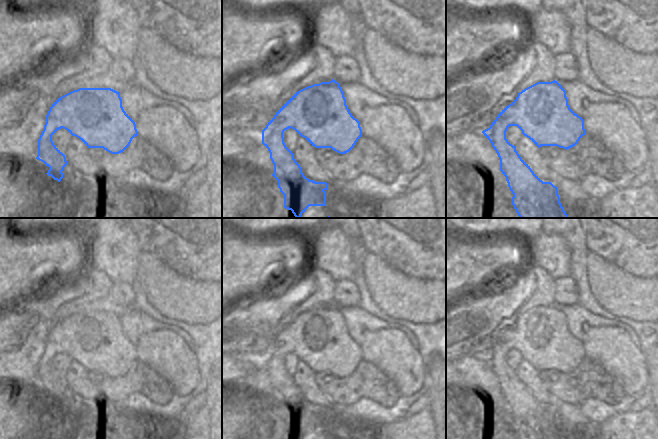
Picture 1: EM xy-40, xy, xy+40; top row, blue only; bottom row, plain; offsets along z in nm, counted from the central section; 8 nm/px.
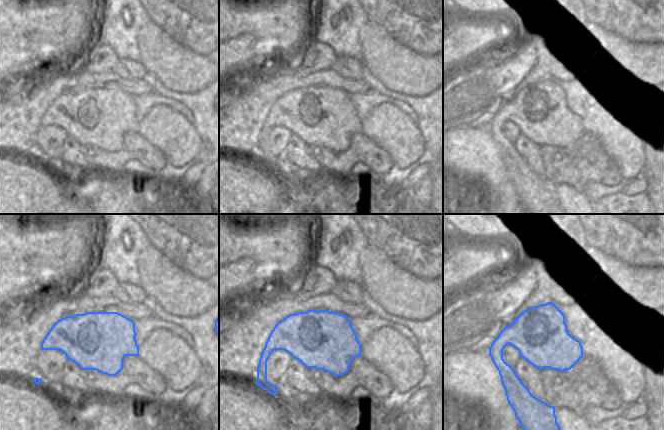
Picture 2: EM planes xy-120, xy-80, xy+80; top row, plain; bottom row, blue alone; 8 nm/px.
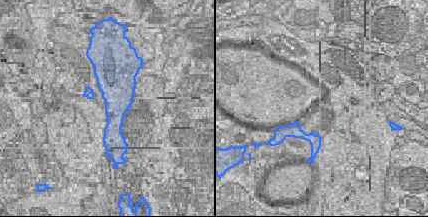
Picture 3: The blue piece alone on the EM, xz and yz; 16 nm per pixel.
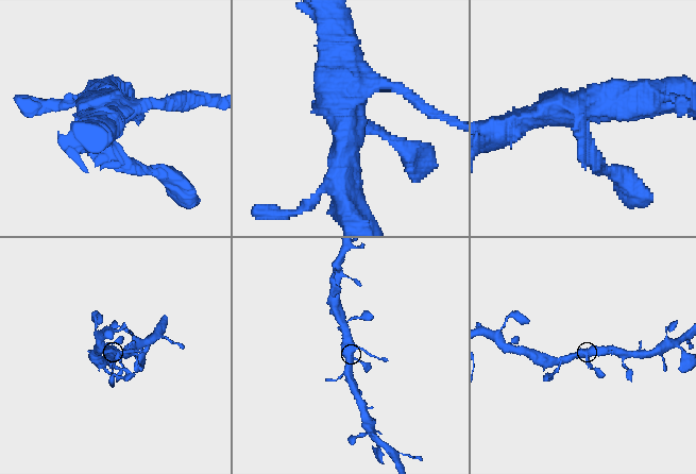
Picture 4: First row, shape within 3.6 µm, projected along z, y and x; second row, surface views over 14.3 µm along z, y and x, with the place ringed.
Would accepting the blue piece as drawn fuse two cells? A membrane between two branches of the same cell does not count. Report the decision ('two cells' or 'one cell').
one cell

